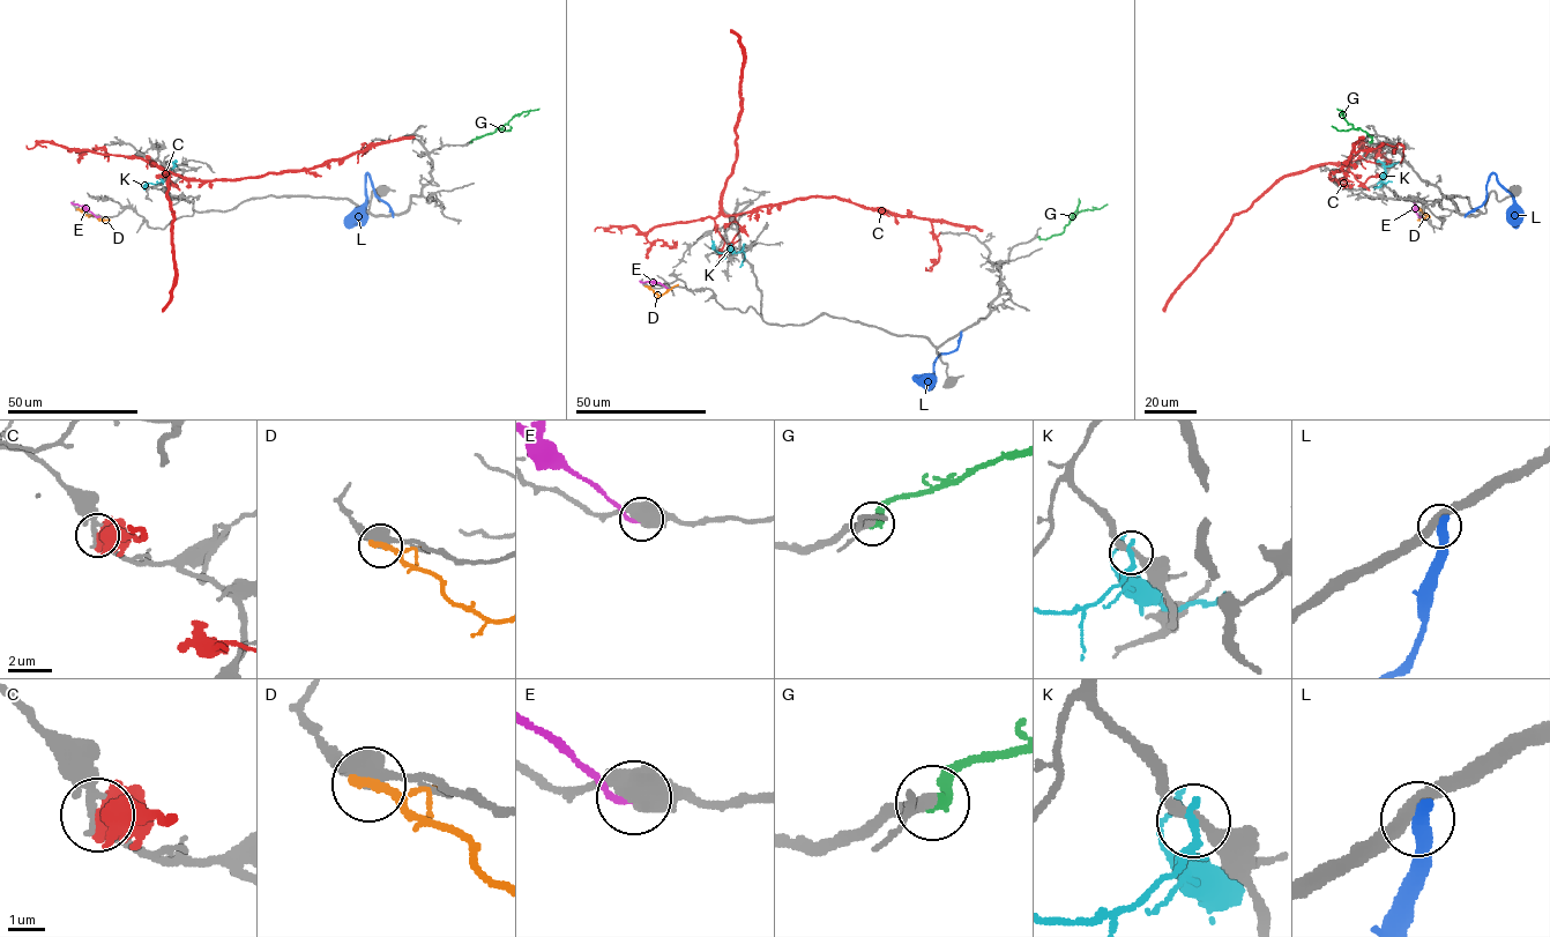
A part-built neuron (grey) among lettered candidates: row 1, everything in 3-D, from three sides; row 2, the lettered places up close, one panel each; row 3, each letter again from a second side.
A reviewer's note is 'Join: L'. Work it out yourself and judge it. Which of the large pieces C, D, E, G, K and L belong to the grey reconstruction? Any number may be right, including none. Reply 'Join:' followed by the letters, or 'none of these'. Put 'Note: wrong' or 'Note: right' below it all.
Join: G
Note: wrong

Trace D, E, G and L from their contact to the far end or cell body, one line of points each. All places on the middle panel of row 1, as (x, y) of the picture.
D: (646, 285), (662, 295), (678, 284)
E: (665, 287), (639, 281)
G: (1038, 237), (1047, 239), (1060, 235), (1078, 213), (1108, 205)
L: (961, 333), (954, 350), (941, 354), (934, 362), (933, 381), (916, 383)

